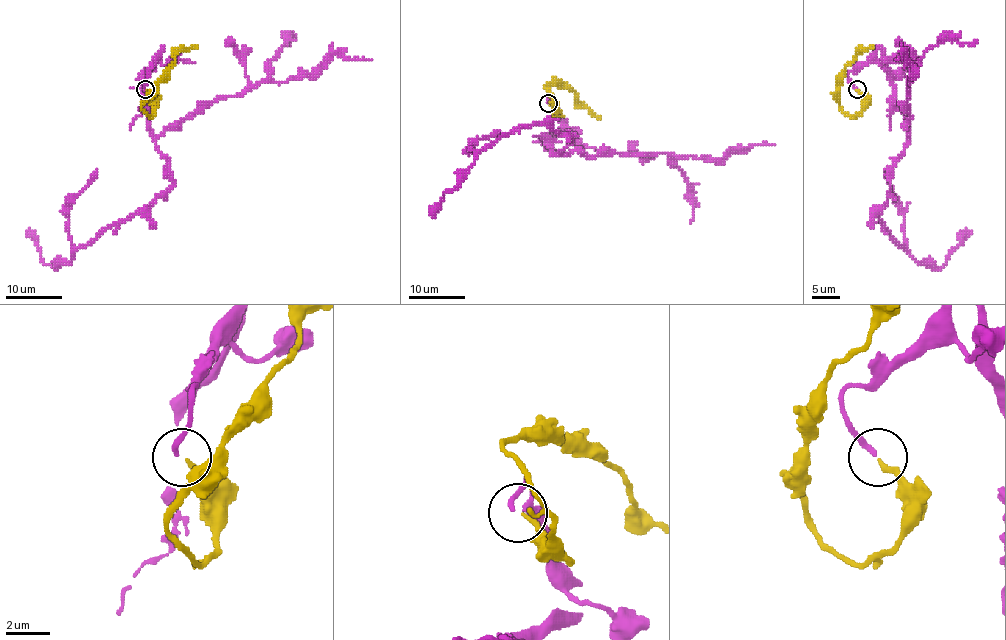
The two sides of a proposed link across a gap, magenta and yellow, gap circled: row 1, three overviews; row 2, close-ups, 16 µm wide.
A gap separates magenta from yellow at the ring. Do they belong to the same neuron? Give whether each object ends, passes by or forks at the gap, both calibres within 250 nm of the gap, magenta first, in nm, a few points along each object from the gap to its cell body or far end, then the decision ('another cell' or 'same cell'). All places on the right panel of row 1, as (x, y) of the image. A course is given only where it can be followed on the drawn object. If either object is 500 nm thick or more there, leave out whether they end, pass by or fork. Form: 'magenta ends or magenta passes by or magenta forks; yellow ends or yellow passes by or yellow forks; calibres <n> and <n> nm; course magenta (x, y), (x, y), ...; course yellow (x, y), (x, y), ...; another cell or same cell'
magenta ends; yellow ends; calibres 240 and 200 nm; course magenta (857, 89), (848, 73), (879, 47), (907, 134), (878, 210), (886, 231), (938, 268), (969, 230); course yellow (857, 89), (862, 95), (864, 111), (848, 116), (840, 104), (839, 75), (861, 52), (872, 46); same cell

